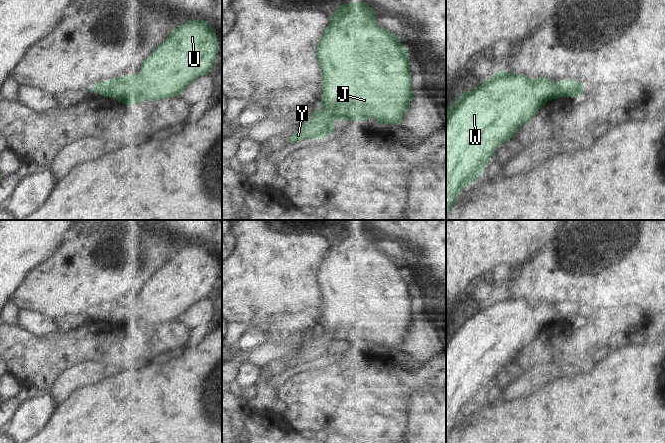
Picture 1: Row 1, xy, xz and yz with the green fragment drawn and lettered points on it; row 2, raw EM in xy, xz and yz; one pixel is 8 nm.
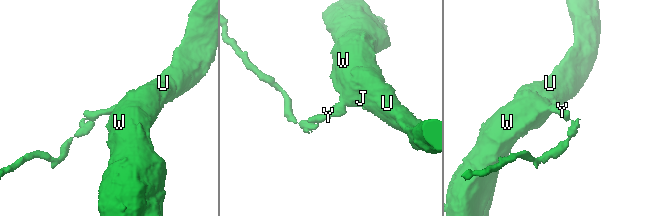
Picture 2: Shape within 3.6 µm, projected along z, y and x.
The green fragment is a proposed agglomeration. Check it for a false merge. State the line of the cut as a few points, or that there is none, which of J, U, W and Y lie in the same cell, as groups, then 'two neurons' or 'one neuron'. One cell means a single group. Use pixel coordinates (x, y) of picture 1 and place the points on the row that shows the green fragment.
cut in xy along (108, 81), (106, 96); J U W / Y; two neurons

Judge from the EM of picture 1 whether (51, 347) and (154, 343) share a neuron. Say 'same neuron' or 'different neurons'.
same neuron

